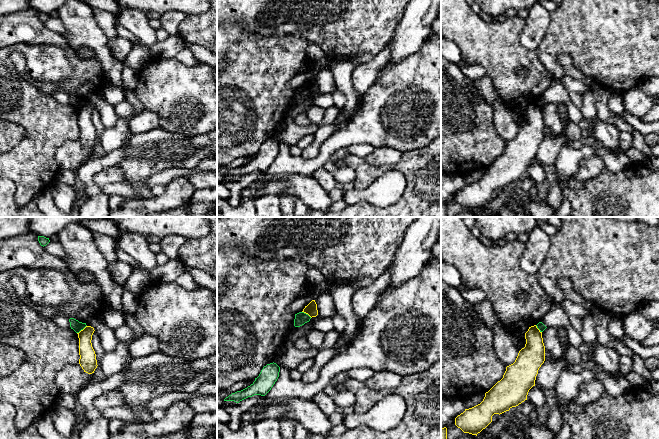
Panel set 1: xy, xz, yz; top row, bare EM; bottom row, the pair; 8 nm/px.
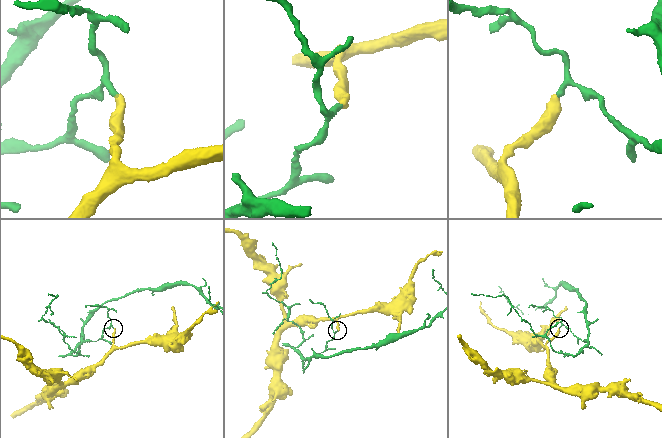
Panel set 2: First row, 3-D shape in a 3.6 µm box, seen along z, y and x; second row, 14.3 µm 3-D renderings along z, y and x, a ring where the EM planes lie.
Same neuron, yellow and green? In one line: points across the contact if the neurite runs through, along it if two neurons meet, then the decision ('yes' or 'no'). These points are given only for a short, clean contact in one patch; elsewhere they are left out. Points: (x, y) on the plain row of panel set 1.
border xy (86, 101), (77, 109); no

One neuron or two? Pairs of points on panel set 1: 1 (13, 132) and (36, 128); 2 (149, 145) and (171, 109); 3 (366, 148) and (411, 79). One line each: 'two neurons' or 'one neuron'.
1: two neurons
2: two neurons
3: two neurons

